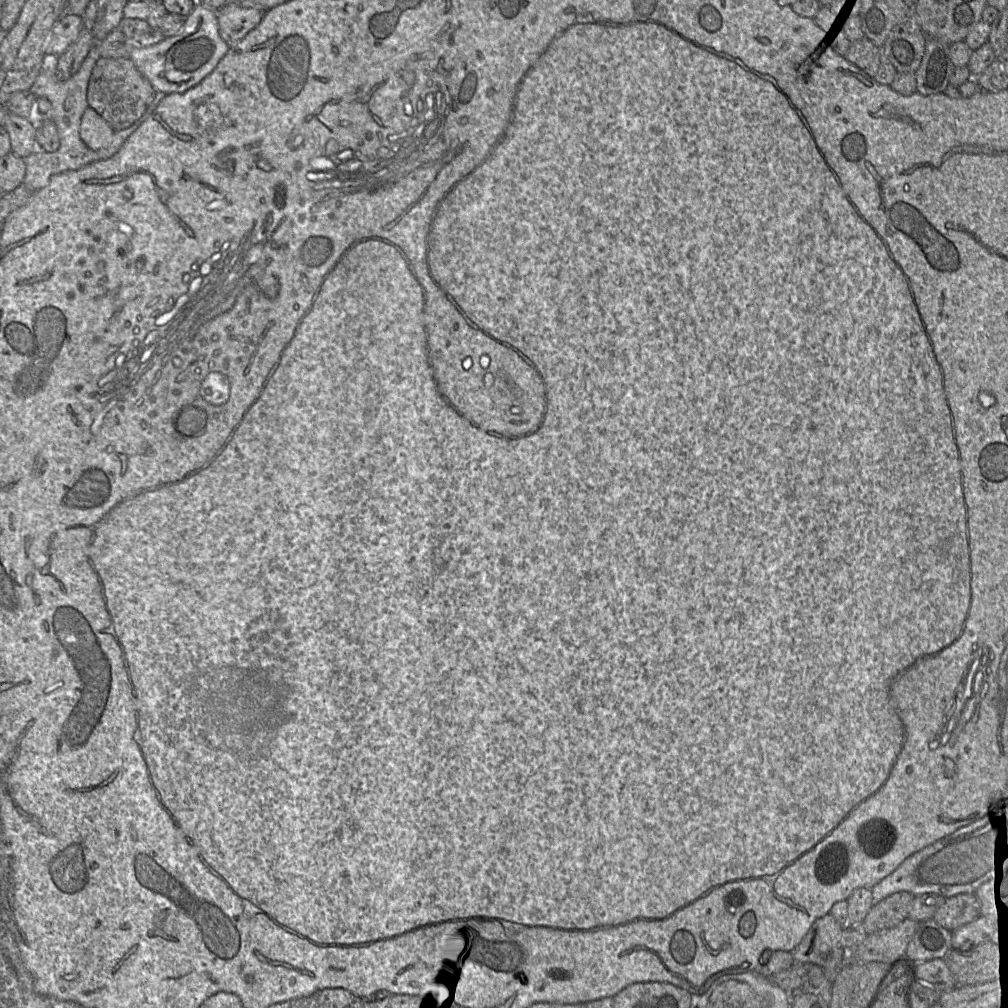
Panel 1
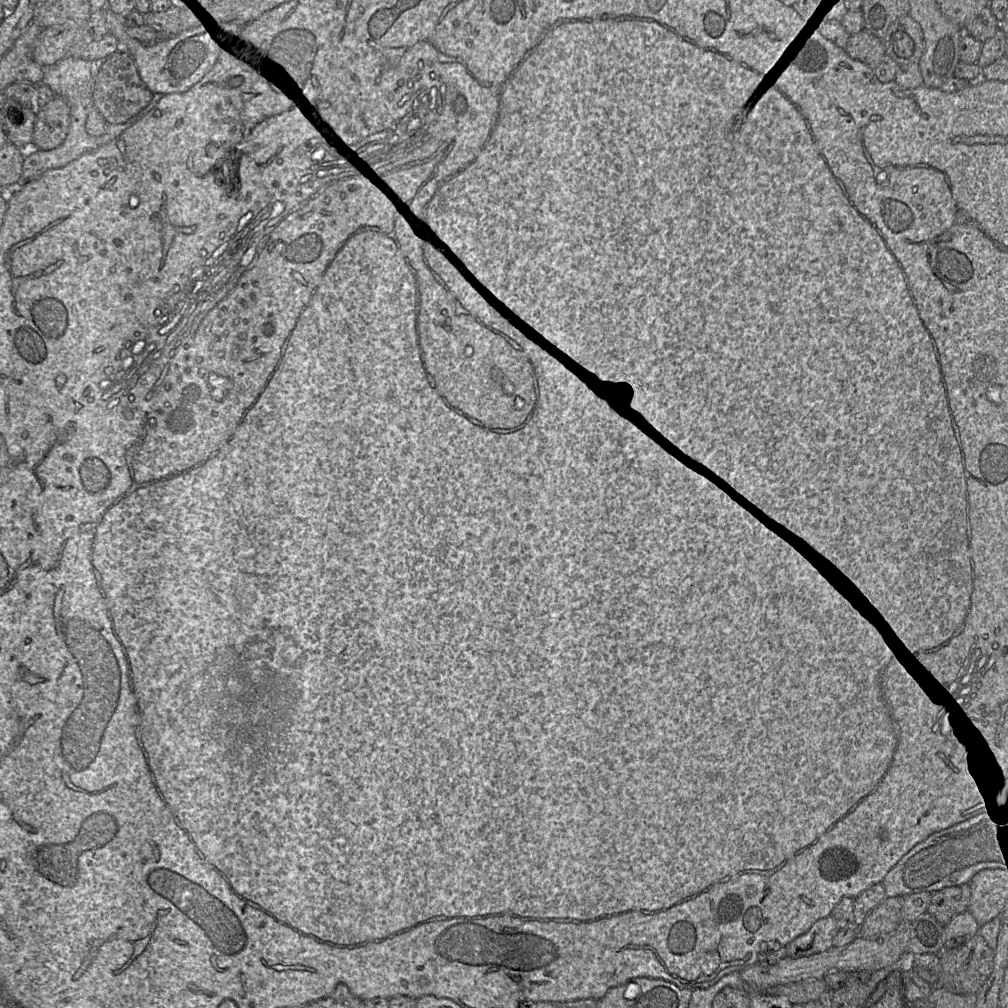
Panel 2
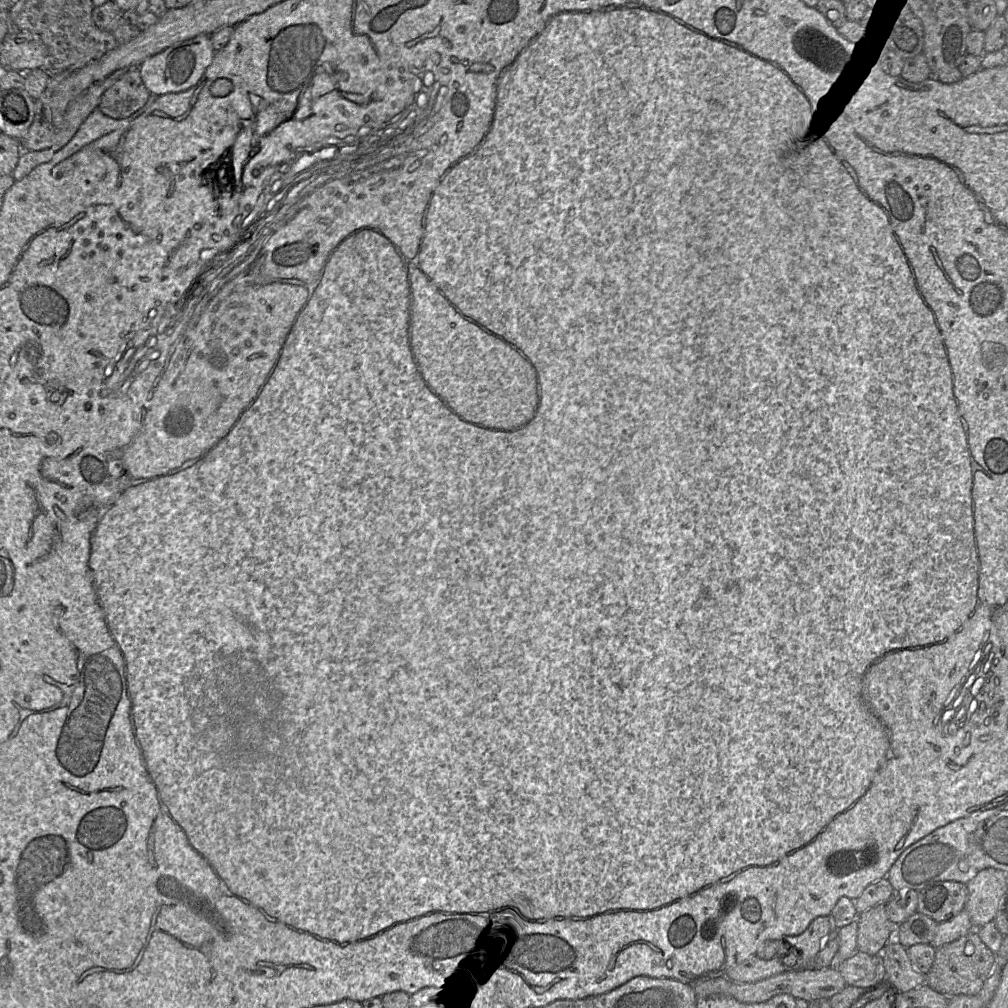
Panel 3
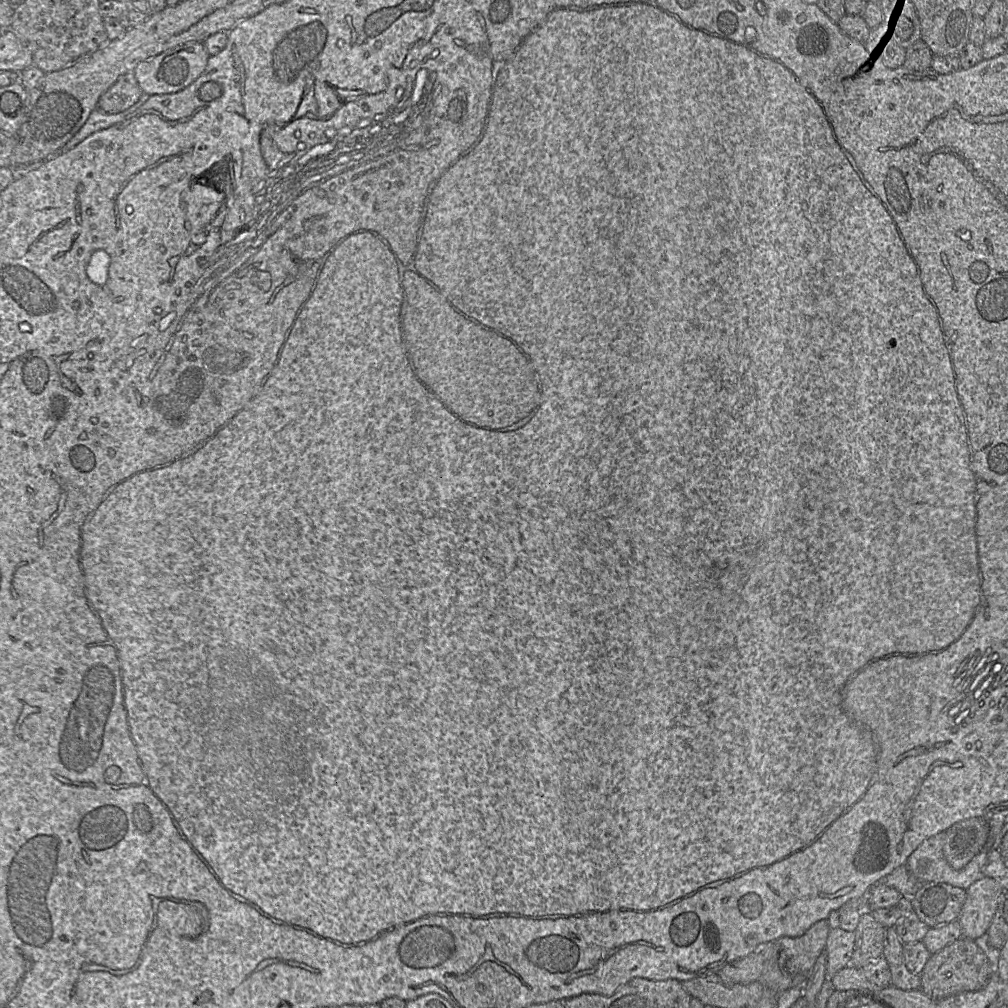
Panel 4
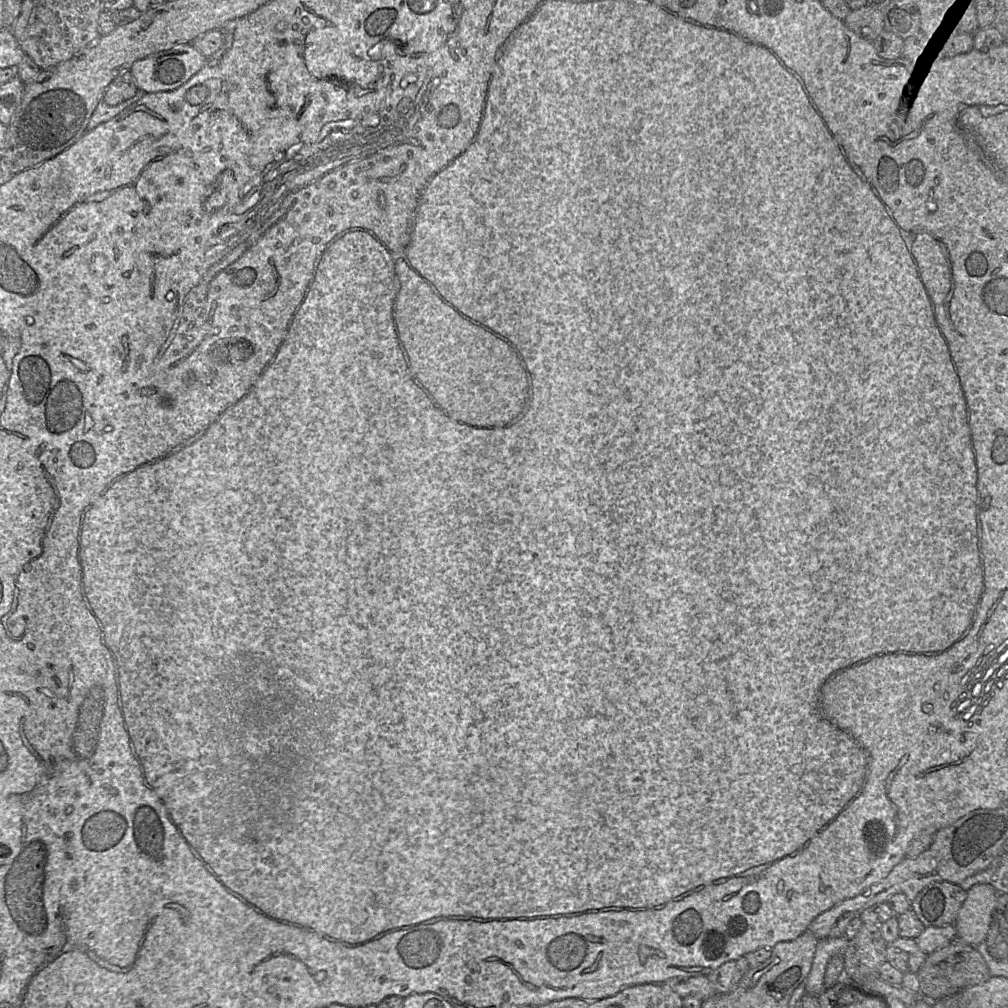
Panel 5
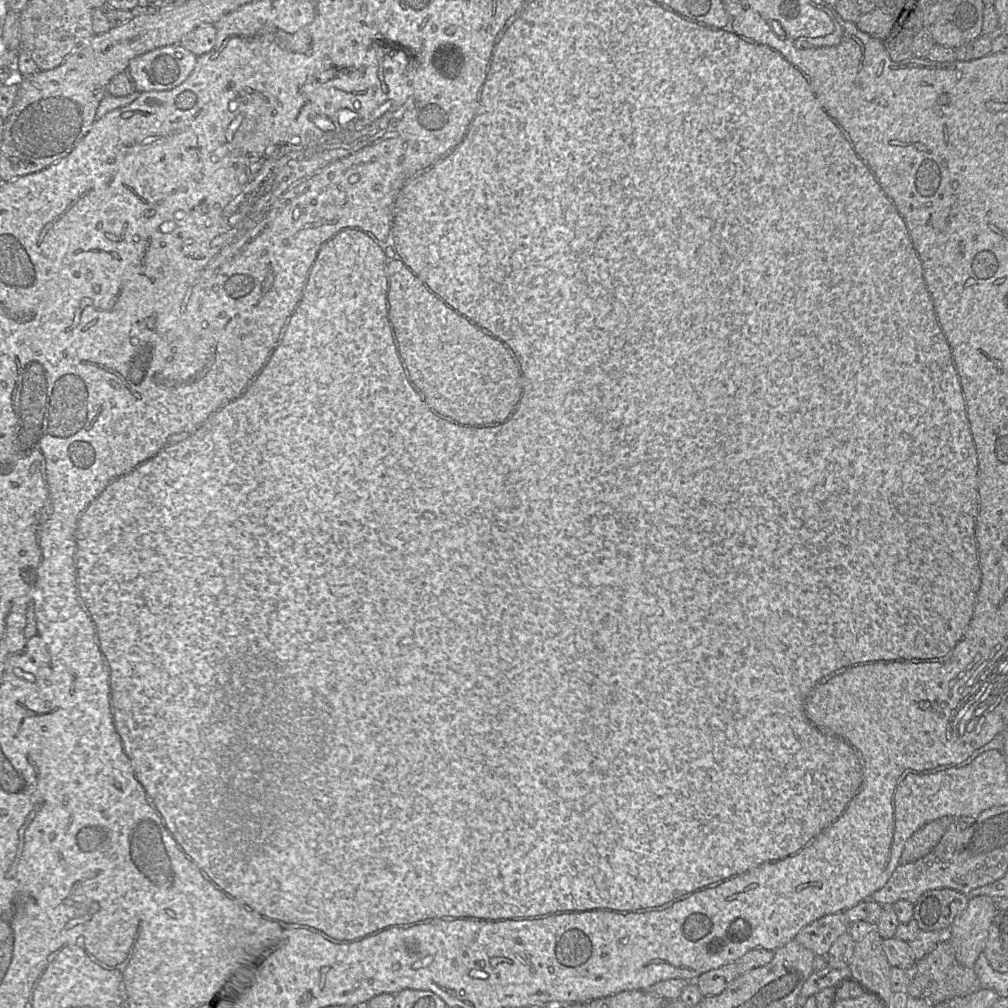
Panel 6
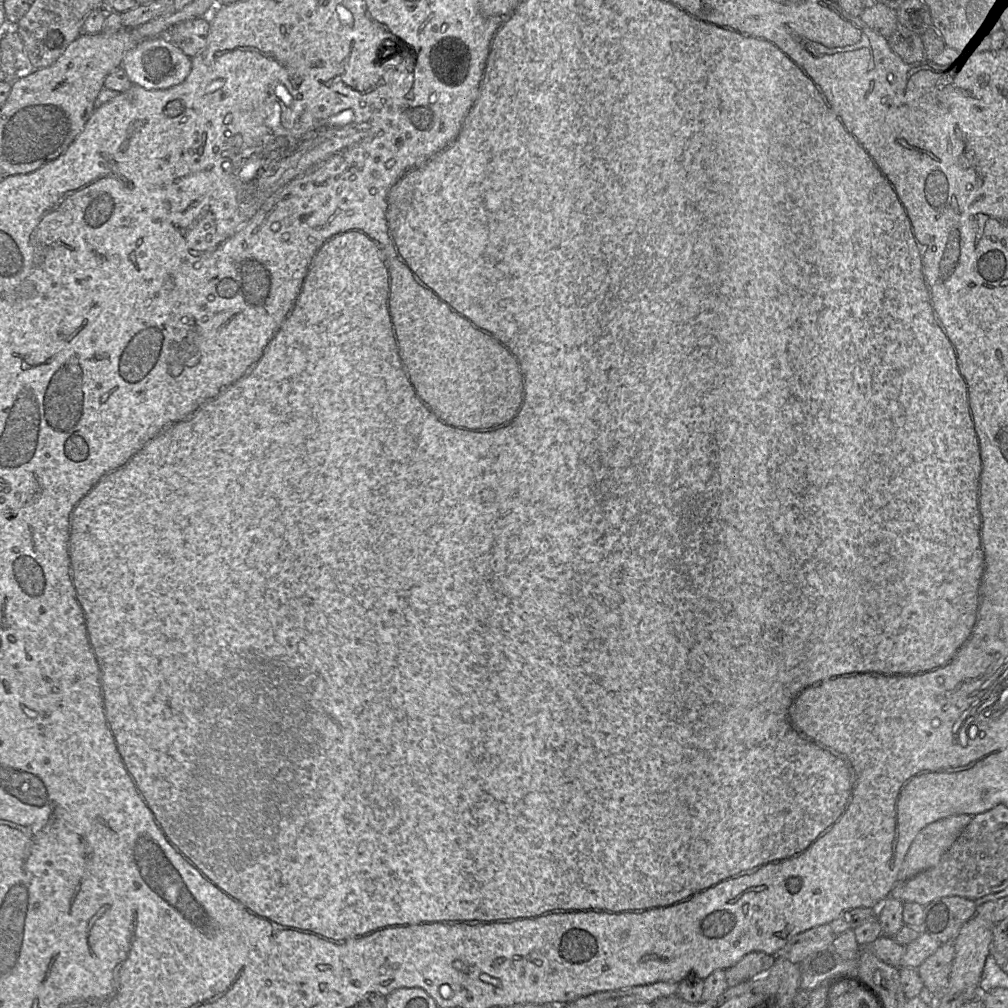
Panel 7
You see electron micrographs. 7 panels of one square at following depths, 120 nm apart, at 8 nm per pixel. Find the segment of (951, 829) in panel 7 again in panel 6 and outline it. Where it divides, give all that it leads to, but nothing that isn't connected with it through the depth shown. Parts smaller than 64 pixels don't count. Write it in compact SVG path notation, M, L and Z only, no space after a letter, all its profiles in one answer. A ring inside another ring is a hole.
M943 817L917 830L906 842L899 864L905 865L929 854L956 818L960 817Z

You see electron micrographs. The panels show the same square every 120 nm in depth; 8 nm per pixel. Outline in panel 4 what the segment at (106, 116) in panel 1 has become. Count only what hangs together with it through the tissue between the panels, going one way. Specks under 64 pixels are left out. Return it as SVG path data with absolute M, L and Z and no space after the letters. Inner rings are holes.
M129 72L118 80L101 95L97 107L108 114L121 113L135 105L143 91L141 90L134 72Z

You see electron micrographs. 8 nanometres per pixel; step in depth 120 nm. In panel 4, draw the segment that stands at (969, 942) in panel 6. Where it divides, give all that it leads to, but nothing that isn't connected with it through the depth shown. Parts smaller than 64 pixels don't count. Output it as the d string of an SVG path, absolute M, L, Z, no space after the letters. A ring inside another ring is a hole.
M987 877L975 881L965 890L965 901L957 918L962 938L974 941L986 933L1002 891L994 879Z

